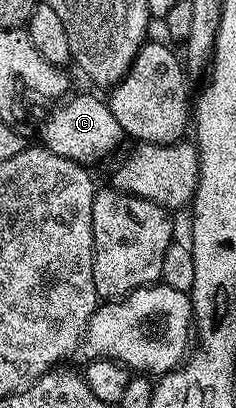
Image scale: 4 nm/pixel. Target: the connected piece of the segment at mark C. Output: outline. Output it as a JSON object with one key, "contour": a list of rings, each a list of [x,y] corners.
{"contour":[[[79,93],[60,100],[55,109],[43,121],[38,140],[44,149],[53,151],[65,159],[73,159],[81,165],[94,166],[94,161],[103,161],[122,141],[125,134],[121,123],[113,119],[113,111],[106,100],[91,93]]]}

